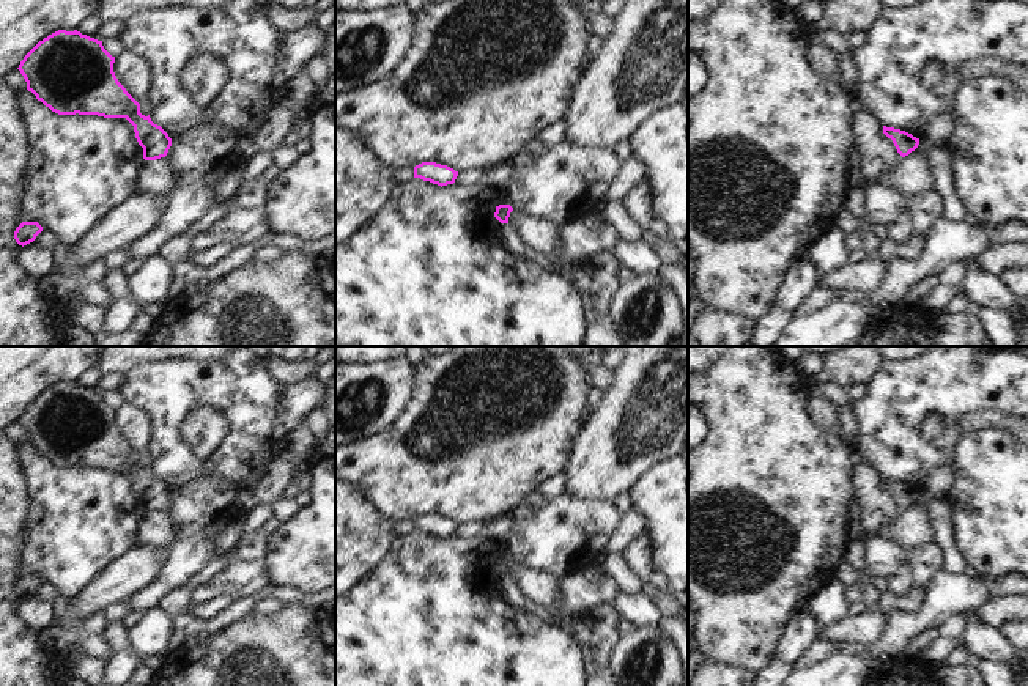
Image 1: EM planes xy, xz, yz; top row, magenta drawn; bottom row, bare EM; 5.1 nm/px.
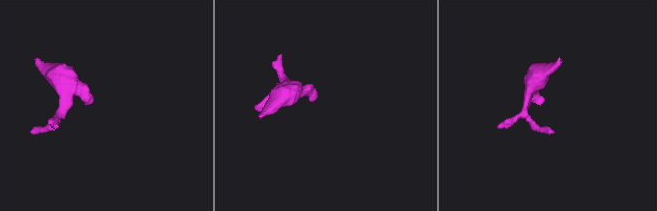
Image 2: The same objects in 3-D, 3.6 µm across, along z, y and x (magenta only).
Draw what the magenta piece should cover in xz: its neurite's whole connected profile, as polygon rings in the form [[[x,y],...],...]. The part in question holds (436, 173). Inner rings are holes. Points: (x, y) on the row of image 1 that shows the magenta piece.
[[[422,162],[414,167],[414,178],[420,178],[423,181],[430,181],[438,186],[453,184],[458,176],[458,172],[447,165],[441,165],[436,162]]]

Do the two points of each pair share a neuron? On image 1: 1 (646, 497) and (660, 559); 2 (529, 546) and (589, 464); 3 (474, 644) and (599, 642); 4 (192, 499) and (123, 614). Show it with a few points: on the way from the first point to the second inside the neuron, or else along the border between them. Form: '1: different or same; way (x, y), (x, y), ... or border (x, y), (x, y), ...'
1: same; way (660, 513), (660, 543)
2: different; border (565, 490), (583, 497), (605, 499)
3: different; border (573, 638), (580, 645), (584, 669)
4: same; way (192, 529), (192, 548), (153, 592)

